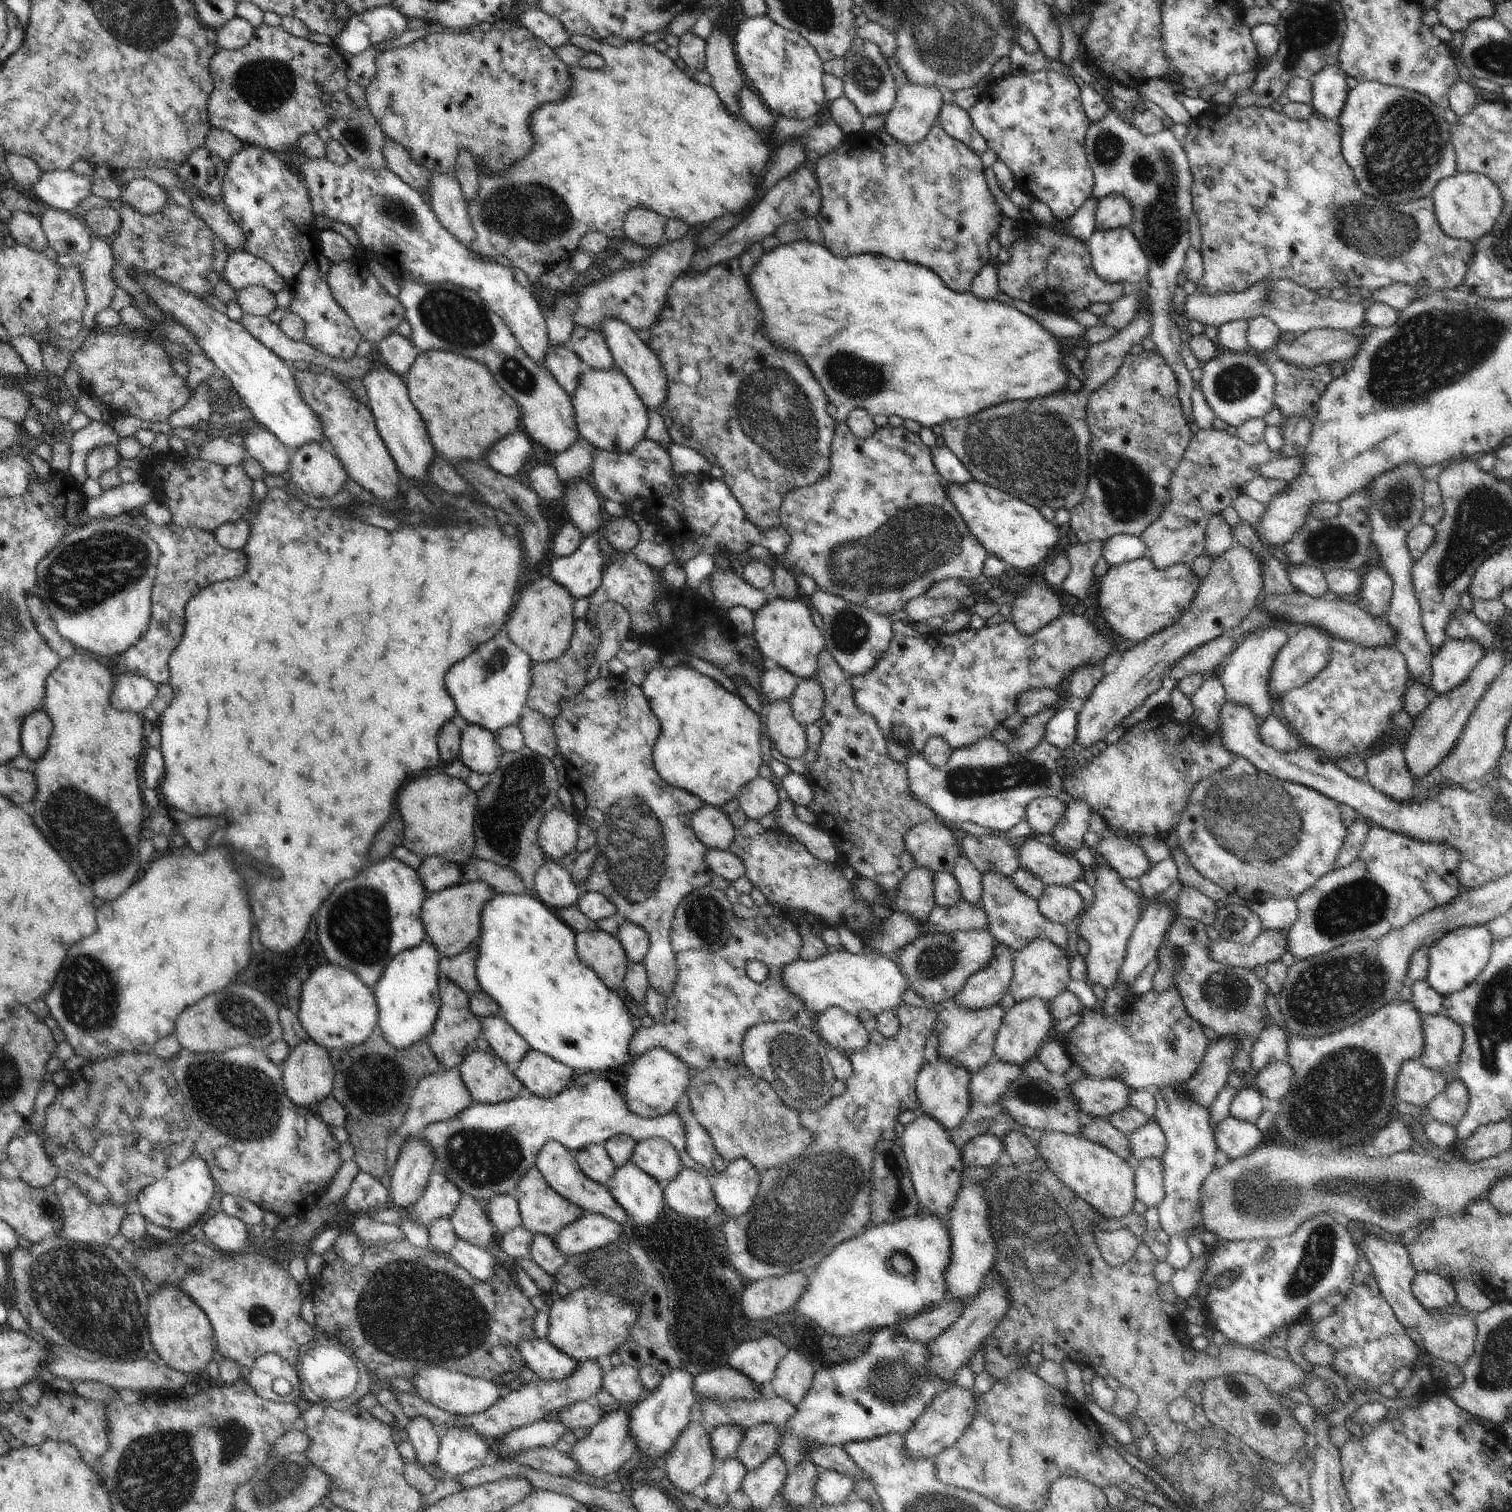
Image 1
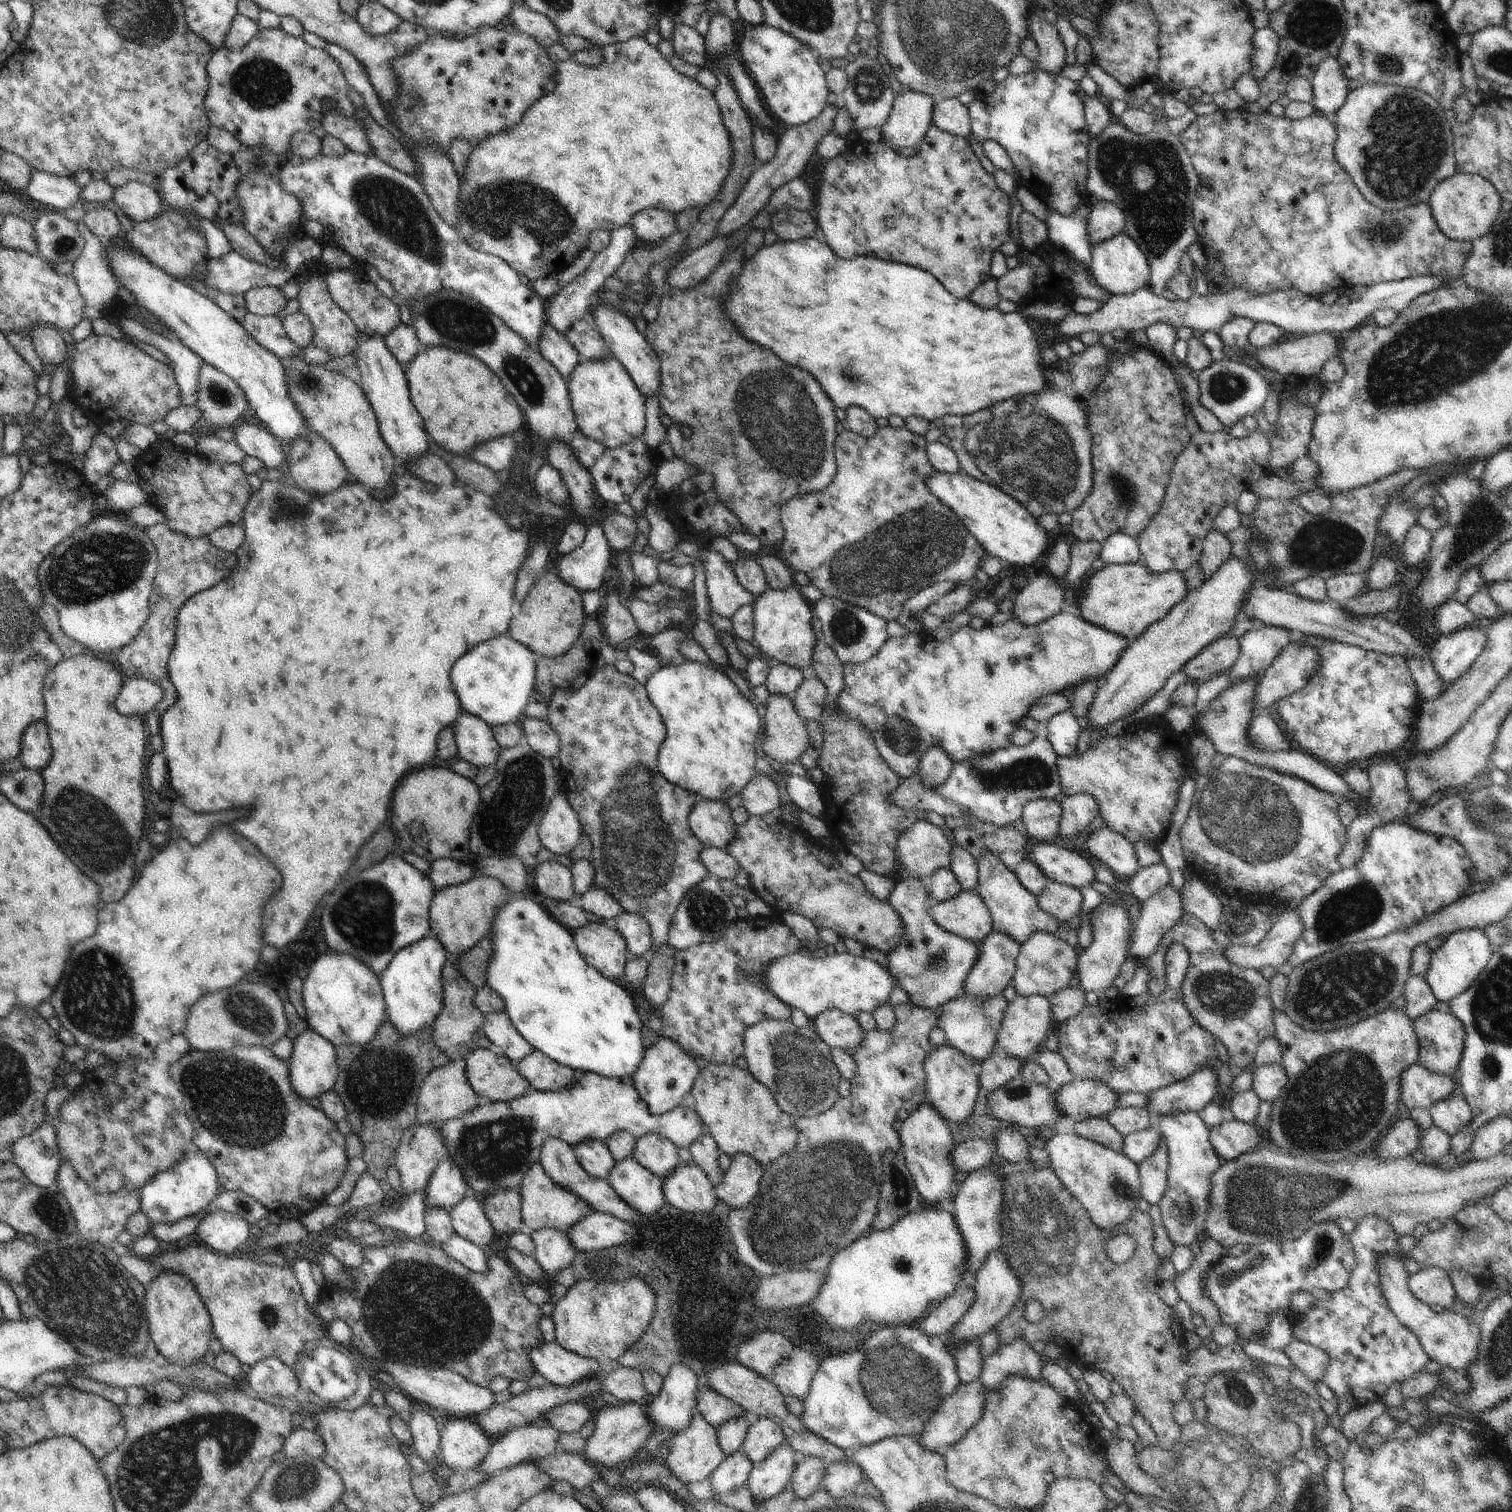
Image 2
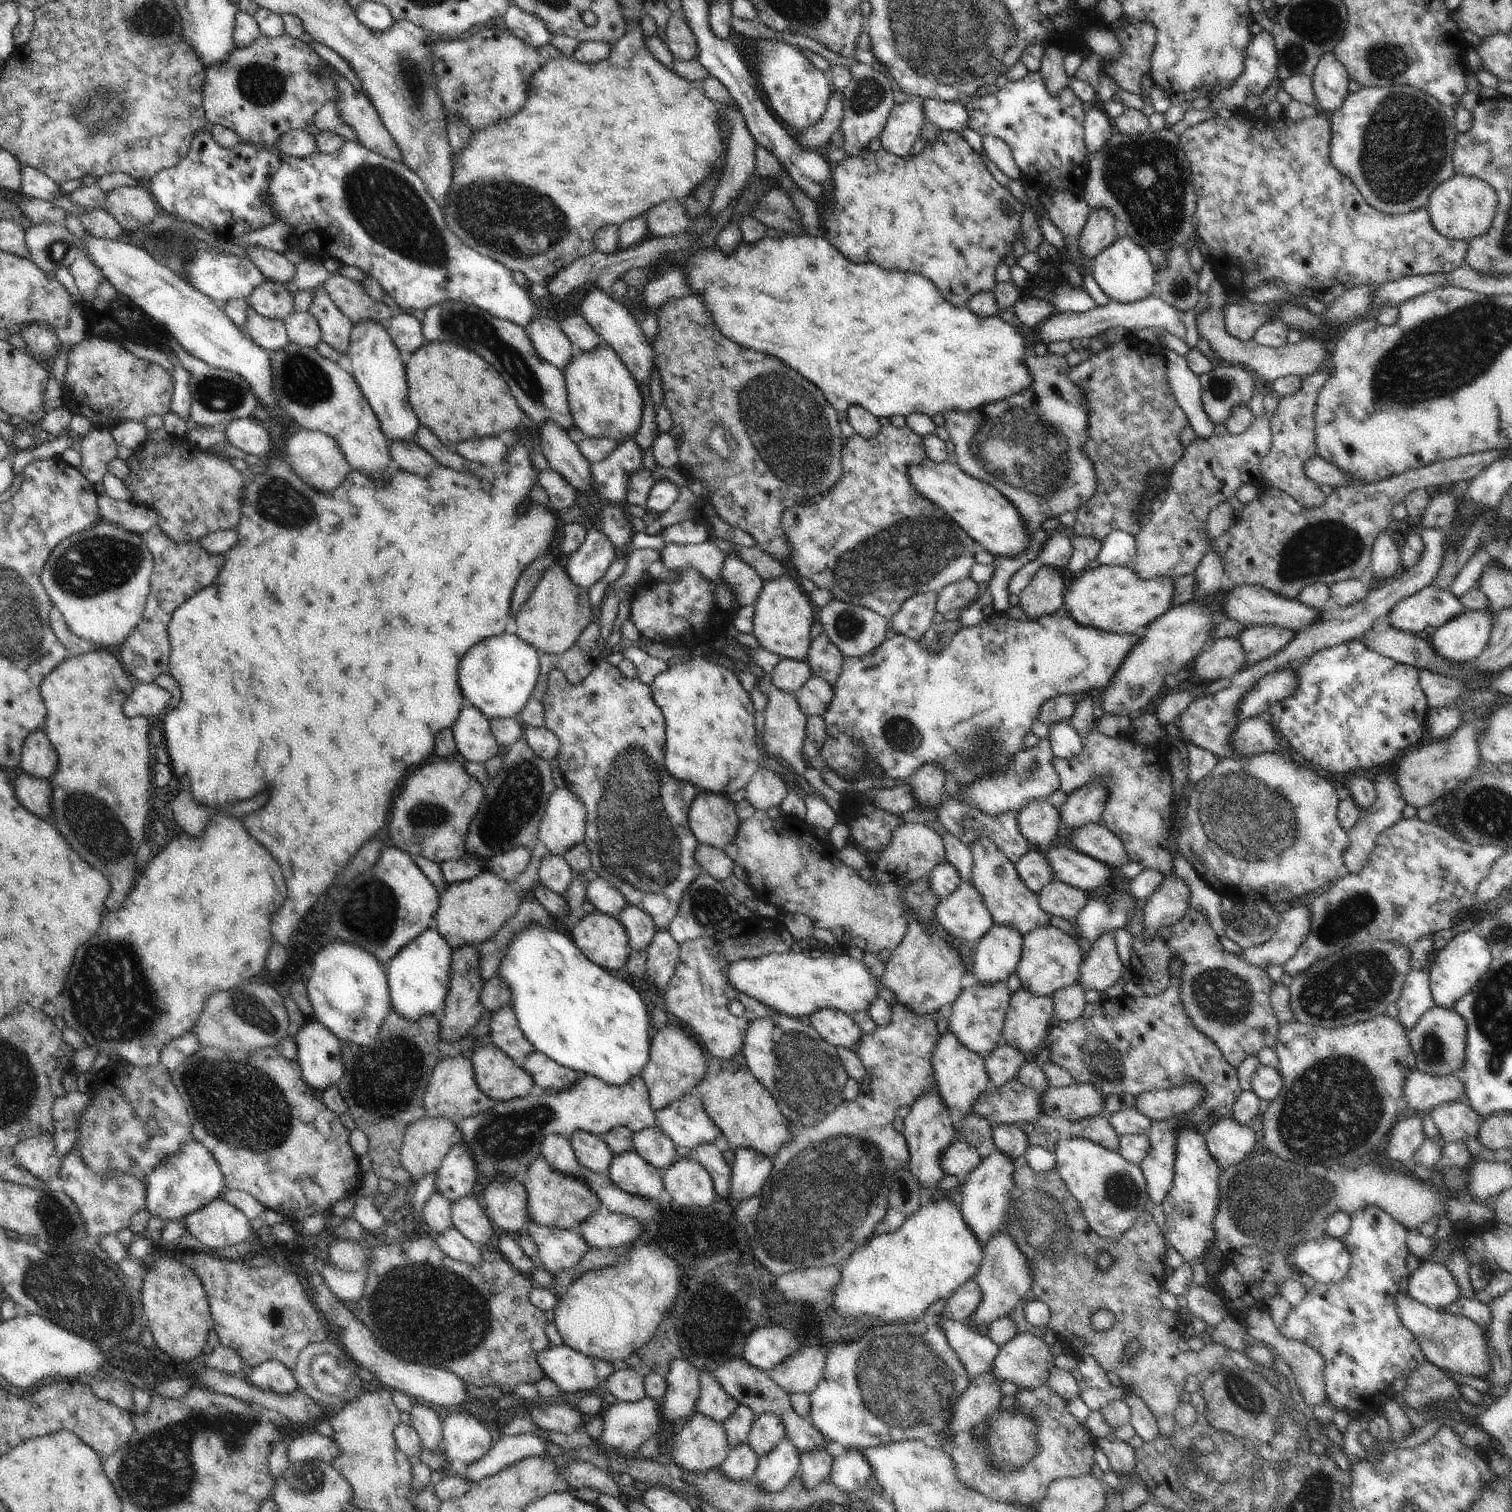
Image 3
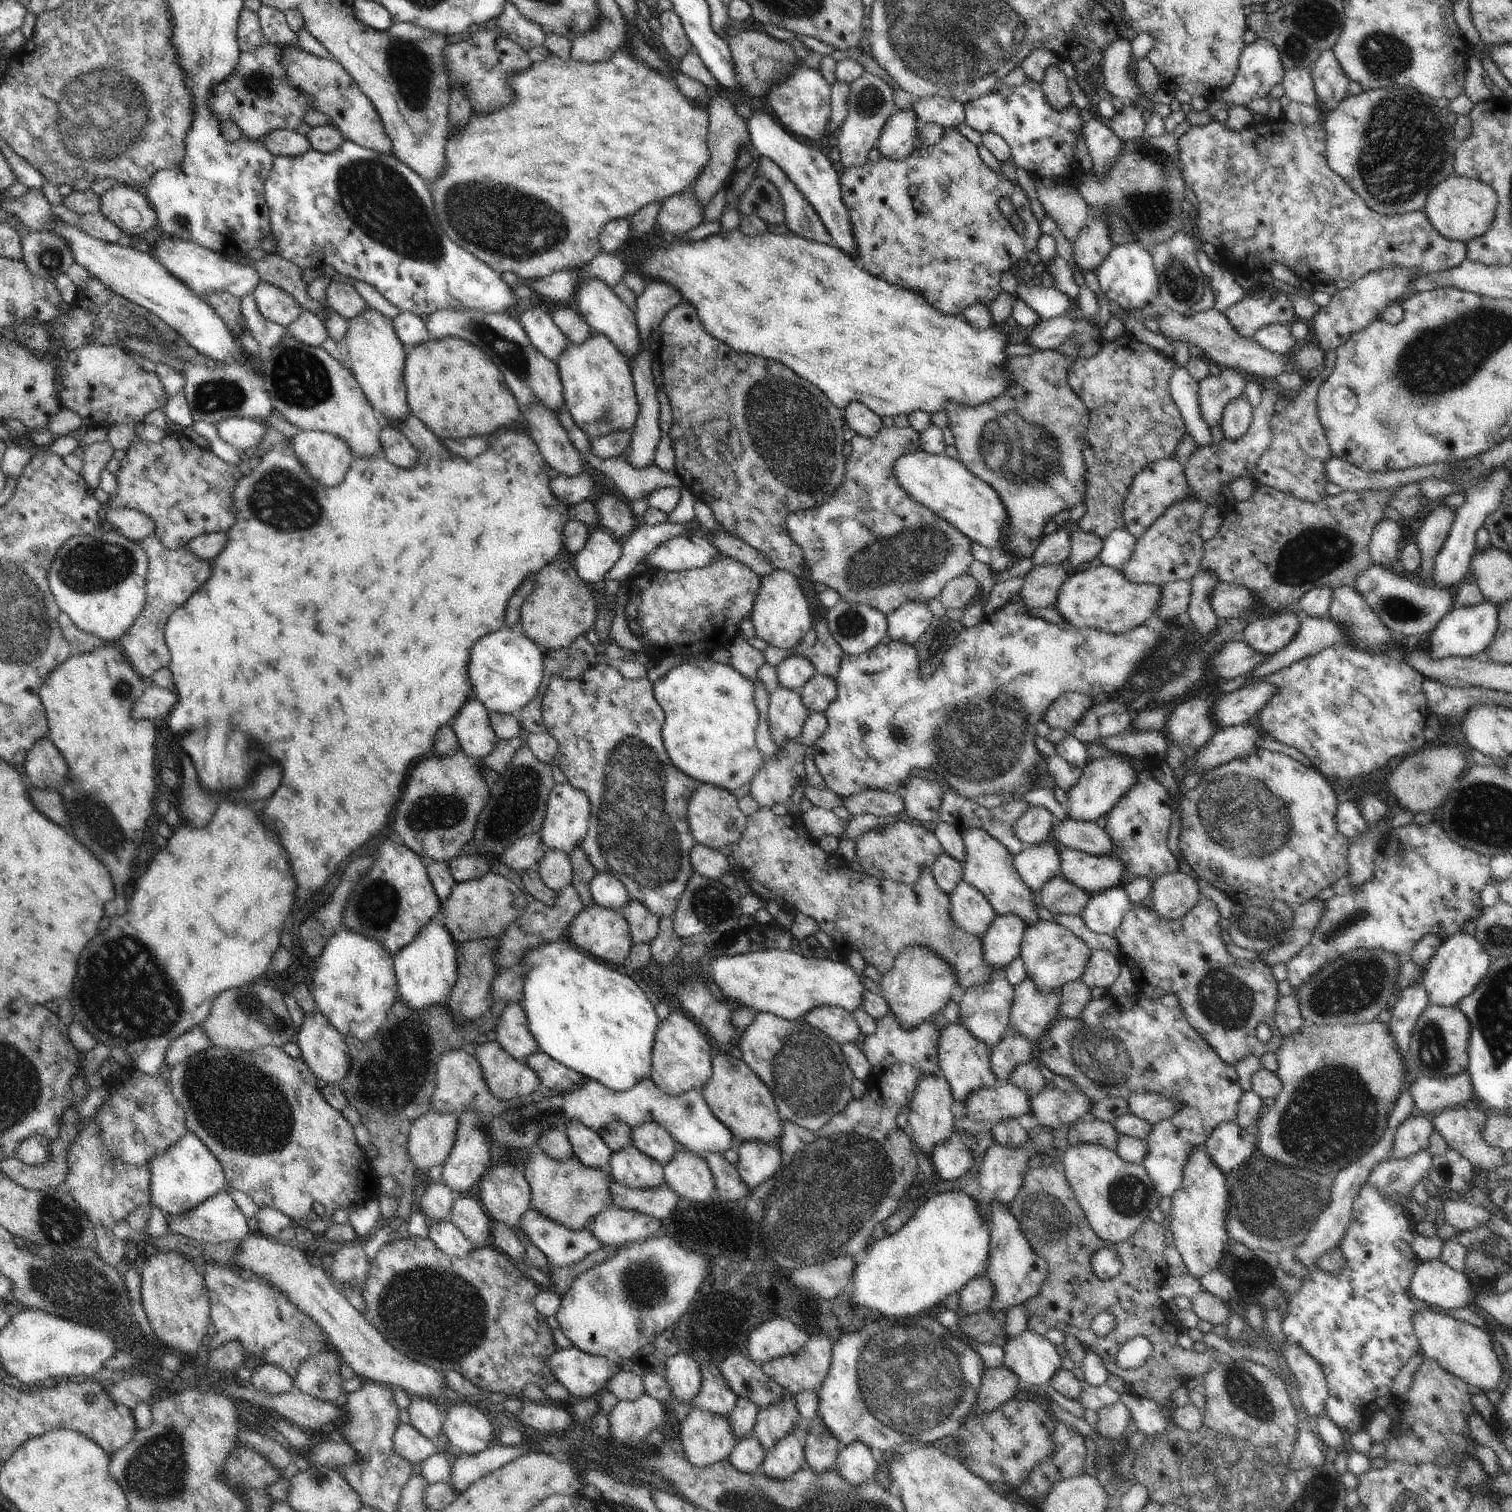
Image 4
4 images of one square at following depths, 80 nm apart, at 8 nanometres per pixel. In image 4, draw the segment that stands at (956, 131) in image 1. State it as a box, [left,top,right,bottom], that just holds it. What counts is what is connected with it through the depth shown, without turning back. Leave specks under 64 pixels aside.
[912,96,965,129]

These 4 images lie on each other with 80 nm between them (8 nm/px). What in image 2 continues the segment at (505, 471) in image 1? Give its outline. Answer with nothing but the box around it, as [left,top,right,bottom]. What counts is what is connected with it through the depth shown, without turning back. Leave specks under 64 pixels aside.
[468,436,516,472]

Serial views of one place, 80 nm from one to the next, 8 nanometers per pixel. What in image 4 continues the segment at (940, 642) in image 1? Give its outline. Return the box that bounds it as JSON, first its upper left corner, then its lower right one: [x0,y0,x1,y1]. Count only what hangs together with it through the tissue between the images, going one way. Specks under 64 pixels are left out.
[811,601,1161,799]

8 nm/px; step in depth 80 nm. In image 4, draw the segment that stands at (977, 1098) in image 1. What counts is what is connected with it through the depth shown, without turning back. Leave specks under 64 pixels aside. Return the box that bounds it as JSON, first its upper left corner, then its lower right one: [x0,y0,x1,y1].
[991,1032,1034,1085]

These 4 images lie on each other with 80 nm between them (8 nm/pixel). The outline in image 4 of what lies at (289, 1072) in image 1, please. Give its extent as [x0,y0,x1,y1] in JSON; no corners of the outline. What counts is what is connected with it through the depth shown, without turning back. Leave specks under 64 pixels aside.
[296,1010,350,1084]

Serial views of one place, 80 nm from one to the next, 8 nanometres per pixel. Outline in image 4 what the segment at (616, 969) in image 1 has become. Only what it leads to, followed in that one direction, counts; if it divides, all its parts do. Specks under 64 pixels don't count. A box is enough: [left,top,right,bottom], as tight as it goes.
[569,903,633,967]

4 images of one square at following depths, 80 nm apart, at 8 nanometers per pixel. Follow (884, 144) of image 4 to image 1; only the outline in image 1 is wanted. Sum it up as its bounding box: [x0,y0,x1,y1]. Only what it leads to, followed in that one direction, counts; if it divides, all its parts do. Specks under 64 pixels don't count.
[884,83,944,146]

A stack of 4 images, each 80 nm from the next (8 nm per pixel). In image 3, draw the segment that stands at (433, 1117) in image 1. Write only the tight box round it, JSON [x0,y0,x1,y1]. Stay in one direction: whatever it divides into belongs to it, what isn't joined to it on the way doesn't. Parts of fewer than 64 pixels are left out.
[424,1053,497,1120]

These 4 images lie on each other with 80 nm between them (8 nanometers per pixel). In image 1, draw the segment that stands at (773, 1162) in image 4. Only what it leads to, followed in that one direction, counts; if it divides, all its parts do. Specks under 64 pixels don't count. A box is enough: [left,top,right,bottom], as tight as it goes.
[713,1157,761,1217]

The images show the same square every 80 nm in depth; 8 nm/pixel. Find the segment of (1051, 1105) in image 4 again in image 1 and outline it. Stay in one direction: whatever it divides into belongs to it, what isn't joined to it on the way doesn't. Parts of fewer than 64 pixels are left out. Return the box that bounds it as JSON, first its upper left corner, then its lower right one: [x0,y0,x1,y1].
[1068,1077,1130,1118]

